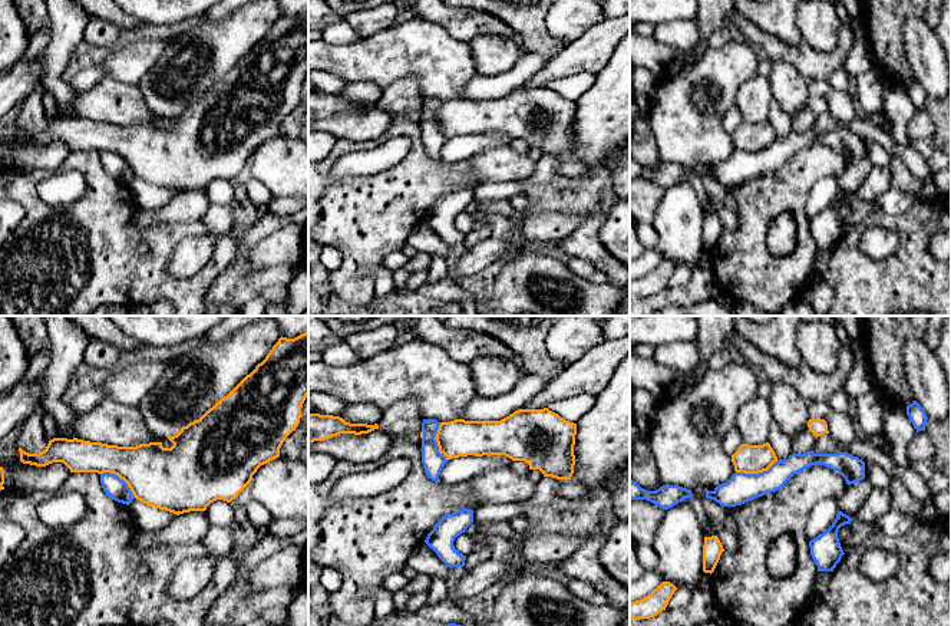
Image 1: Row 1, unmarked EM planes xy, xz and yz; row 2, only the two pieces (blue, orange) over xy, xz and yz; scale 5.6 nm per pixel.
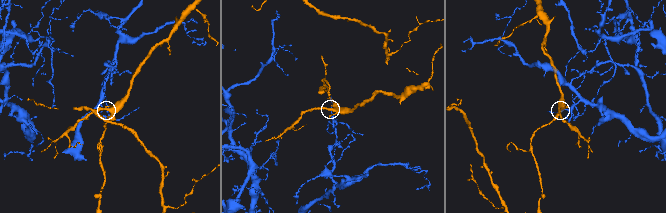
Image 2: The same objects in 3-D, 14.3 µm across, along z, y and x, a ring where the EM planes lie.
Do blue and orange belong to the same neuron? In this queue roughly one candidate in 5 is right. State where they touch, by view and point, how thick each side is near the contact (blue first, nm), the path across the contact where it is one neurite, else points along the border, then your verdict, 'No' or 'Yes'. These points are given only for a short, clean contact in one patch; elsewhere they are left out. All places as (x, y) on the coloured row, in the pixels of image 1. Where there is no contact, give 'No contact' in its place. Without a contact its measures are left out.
Touches blue at yz (756, 474). Thickness 160 nm (blue) against 160 nm. Boundary: yz (778, 460), (766, 470), (758, 473), (736, 473). No

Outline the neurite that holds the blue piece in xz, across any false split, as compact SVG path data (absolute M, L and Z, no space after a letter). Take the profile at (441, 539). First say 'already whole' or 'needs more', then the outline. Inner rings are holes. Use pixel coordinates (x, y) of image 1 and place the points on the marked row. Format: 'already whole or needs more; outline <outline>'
already whole; outline M458 510L442 517L427 534L425 543L437 554L448 567L463 567L466 556L459 553L453 541L473 523L473 510Z

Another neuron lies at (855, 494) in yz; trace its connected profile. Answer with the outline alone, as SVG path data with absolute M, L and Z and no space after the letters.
M866 478L848 485L843 494L836 500L839 511L842 511L853 520L872 490L874 488Z

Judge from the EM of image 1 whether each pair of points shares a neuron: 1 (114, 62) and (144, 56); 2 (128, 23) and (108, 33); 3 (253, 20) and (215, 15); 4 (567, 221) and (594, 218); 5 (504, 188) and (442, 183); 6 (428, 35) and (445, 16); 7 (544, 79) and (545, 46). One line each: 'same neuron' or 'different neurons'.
1: same neuron
2: different neurons
3: different neurons
4: different neurons
5: different neurons
6: different neurons
7: different neurons

